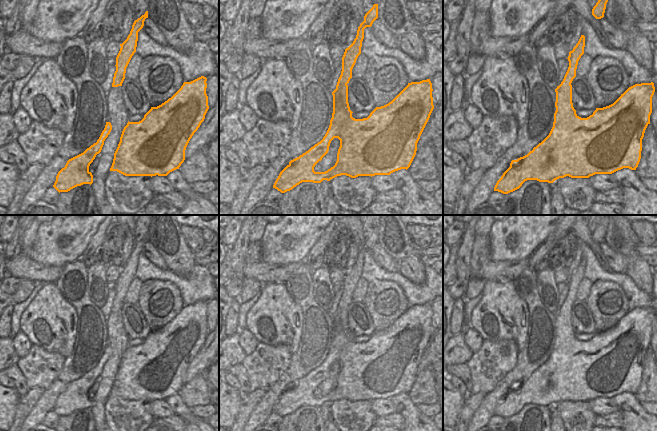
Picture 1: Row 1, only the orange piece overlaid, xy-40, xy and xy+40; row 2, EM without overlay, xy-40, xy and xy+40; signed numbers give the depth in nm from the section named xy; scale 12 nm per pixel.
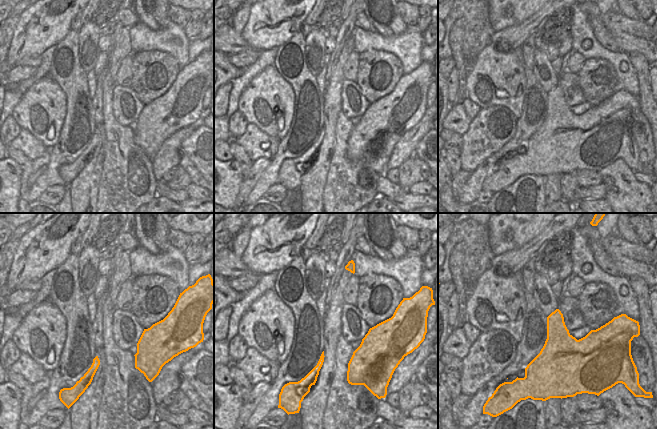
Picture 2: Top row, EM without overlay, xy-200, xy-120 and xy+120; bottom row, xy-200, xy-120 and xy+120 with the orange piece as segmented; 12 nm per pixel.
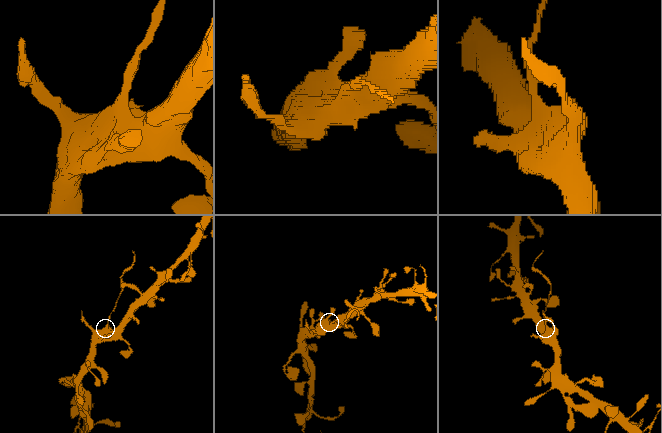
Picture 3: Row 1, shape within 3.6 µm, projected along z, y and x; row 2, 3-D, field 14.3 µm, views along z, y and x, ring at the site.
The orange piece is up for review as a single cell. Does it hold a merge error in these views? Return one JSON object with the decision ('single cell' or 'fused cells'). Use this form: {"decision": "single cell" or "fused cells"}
{"decision": "fused cells"}

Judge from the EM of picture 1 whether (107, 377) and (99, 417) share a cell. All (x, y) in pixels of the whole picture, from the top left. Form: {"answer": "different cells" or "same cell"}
{"answer": "same cell"}

